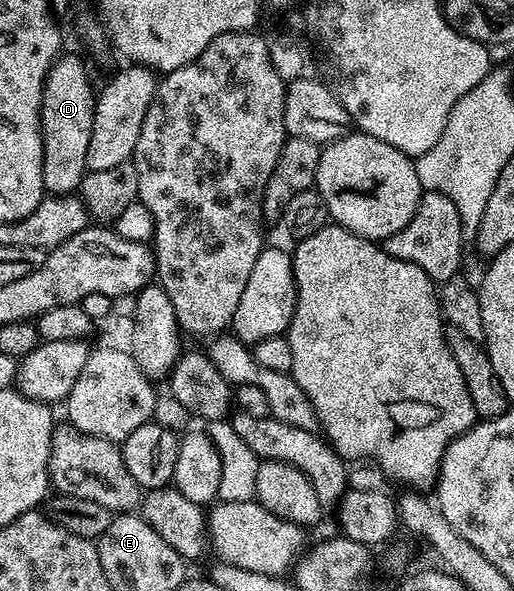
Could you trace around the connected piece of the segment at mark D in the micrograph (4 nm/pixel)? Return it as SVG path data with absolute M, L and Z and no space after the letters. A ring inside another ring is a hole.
M60 54L47 71L39 110L39 128L43 138L43 189L47 195L78 192L87 174L89 137L93 137L96 88L91 88L87 67L75 55Z

